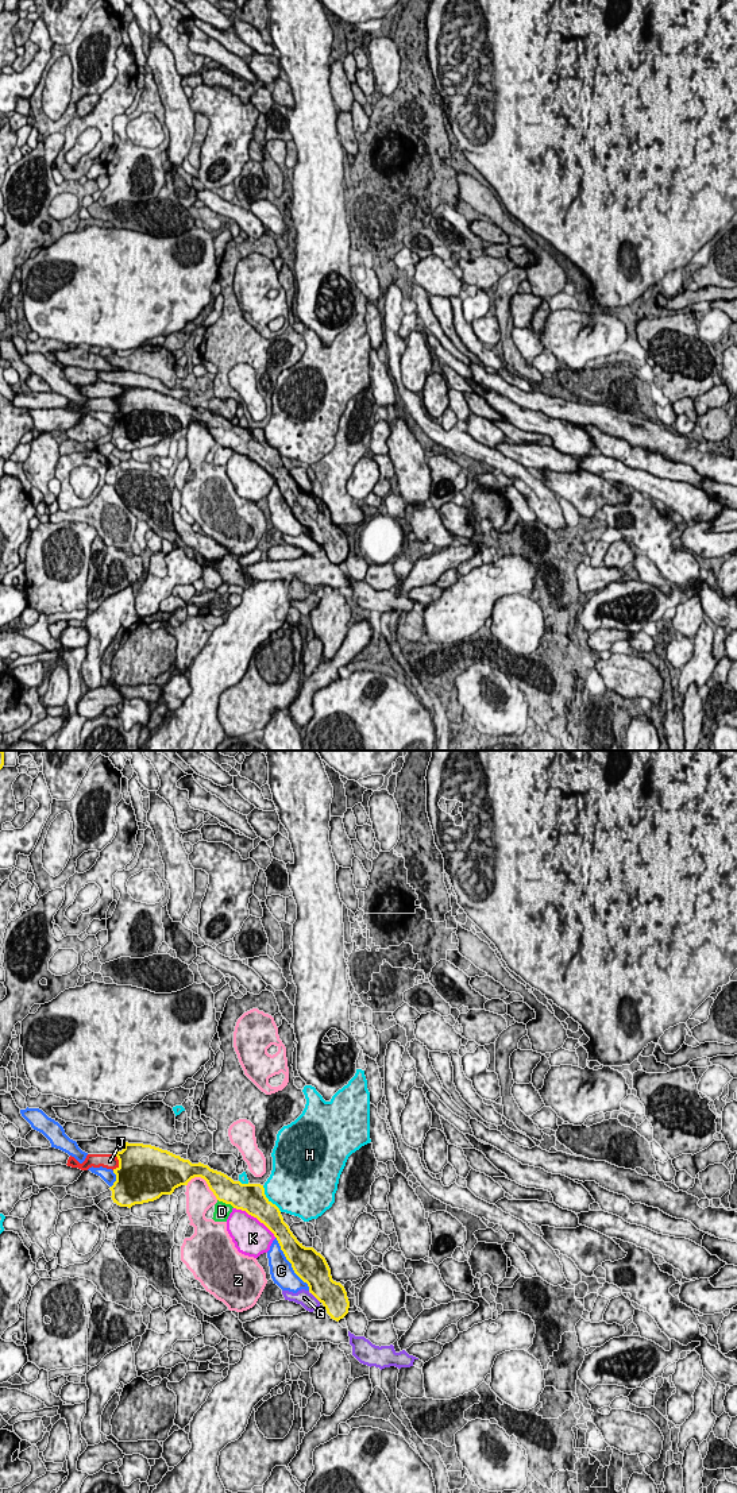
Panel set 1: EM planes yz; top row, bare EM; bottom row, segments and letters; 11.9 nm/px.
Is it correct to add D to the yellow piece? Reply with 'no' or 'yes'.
no

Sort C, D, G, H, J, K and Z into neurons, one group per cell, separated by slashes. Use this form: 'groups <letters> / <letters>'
groups C / D K / G / H / J / Z

